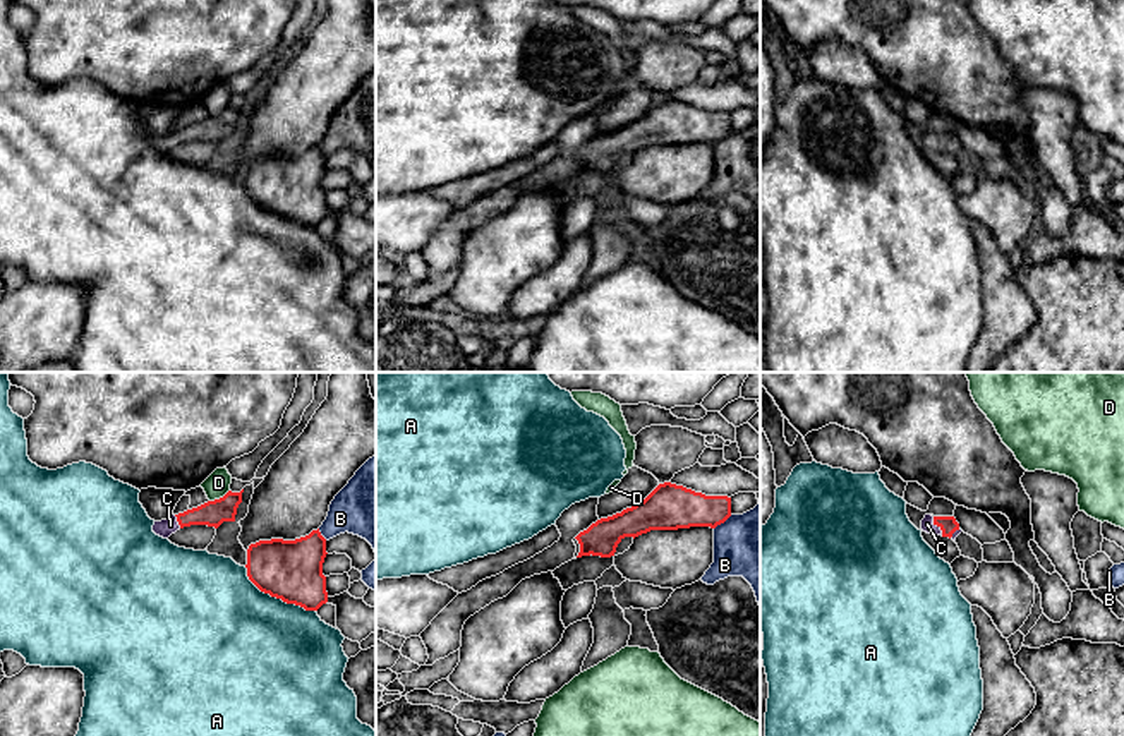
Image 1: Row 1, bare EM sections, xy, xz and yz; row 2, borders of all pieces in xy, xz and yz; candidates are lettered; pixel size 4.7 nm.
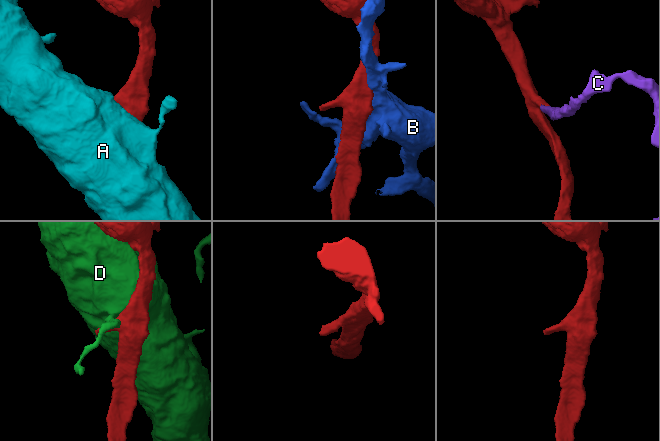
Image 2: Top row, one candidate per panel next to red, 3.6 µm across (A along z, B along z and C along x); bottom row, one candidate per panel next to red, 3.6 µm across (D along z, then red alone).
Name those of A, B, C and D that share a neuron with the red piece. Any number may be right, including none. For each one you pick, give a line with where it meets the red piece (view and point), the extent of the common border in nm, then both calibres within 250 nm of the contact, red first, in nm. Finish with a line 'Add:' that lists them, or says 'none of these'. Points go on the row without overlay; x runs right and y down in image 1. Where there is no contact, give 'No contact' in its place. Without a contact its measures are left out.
C: Touches red at yz (936, 139). Shared border 100 nm. Thickness 80 nm (red) against 60 nm
Add: C

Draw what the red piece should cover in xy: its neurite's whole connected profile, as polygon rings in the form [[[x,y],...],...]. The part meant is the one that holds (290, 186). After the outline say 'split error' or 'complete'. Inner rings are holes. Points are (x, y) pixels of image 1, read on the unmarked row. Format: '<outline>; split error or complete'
[[[319,144],[295,156],[259,156],[247,165],[247,192],[271,213],[317,226],[328,218],[323,190],[326,170],[326,154]]]; complete

